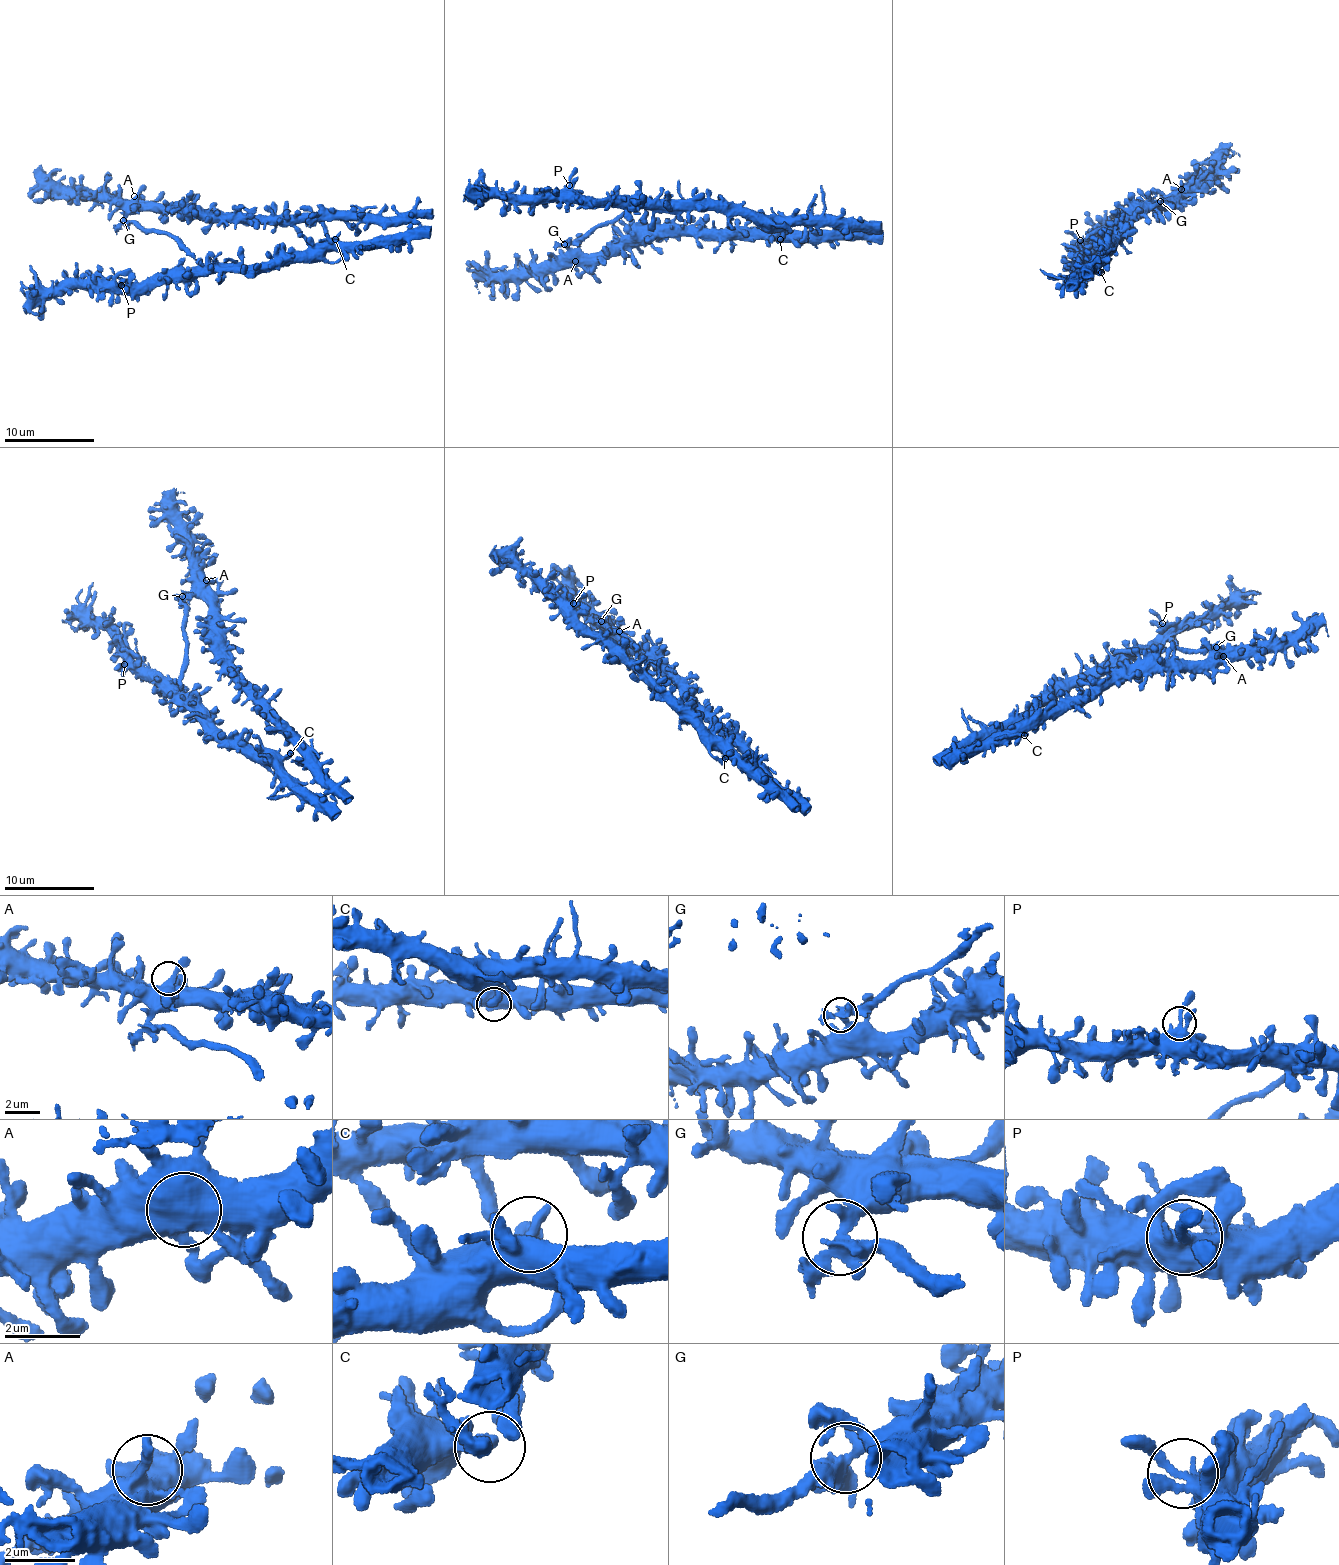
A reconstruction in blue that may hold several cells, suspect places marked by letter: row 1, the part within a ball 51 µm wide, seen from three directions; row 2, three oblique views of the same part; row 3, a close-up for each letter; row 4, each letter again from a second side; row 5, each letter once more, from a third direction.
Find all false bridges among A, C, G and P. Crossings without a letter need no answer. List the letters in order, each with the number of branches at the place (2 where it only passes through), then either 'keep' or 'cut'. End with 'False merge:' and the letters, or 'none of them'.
A: 3 | keep
C: 3 | keep
G: 4 | cut
P: 3 | keep
False merge: G

